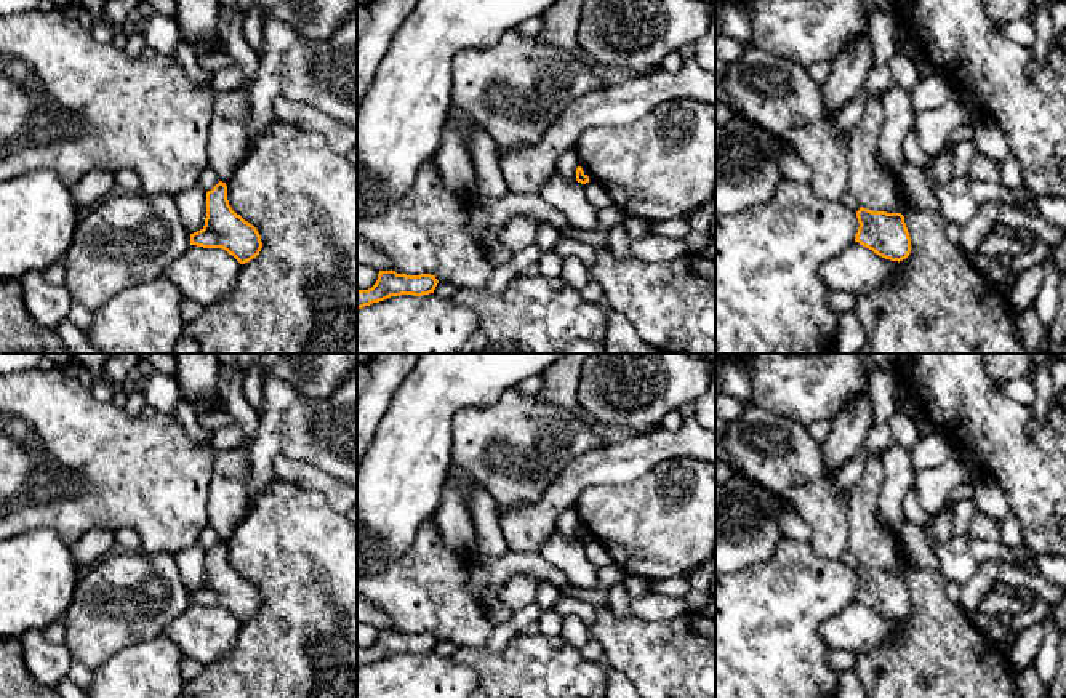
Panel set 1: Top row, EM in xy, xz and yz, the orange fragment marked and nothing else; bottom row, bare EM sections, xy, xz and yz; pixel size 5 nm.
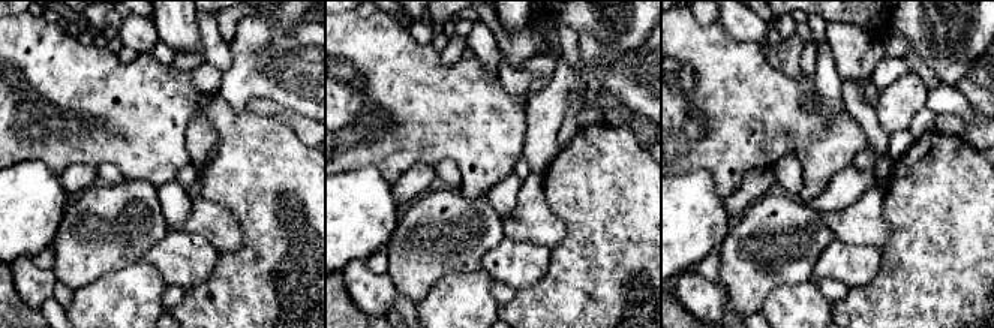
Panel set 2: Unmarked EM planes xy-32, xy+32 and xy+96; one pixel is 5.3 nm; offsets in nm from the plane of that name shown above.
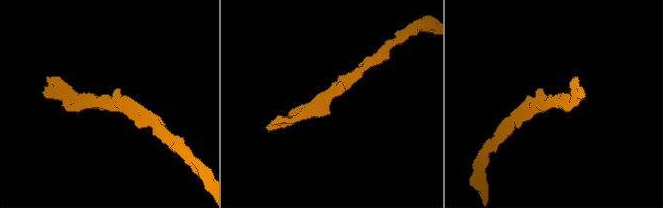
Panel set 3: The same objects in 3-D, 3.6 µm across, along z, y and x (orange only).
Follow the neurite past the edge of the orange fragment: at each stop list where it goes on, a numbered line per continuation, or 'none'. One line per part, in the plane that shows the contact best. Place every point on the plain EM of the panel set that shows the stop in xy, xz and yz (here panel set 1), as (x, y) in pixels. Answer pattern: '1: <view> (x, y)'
none

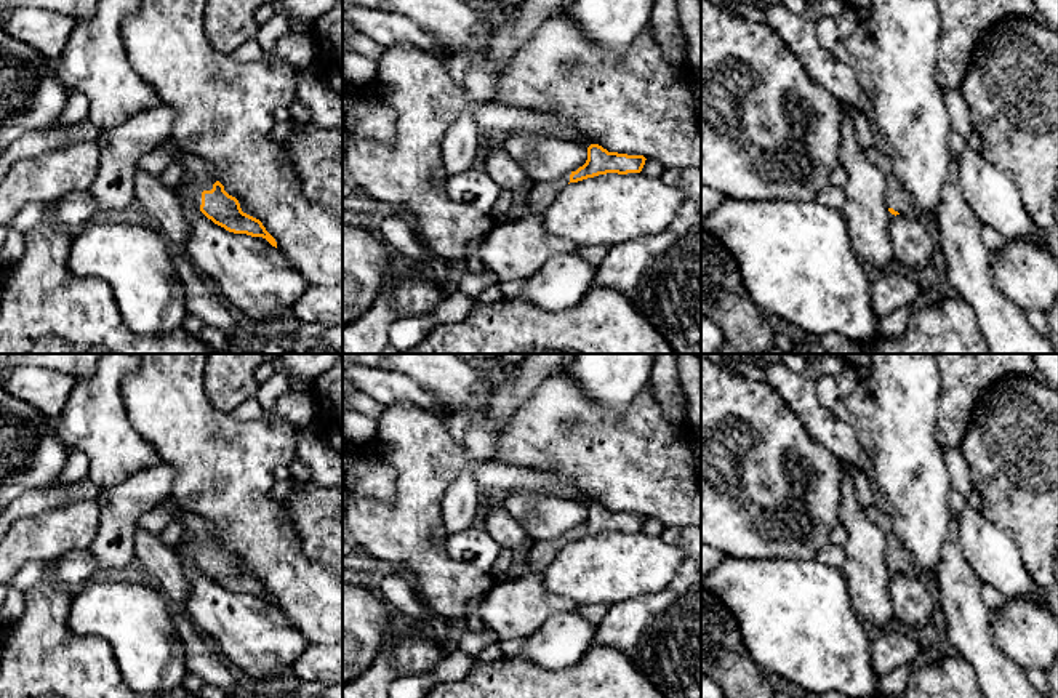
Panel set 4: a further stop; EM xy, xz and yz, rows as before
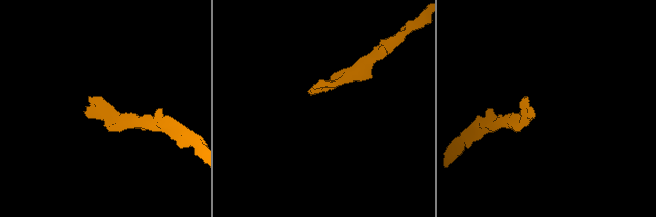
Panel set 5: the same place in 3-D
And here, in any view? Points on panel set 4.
1: xy (197, 529)

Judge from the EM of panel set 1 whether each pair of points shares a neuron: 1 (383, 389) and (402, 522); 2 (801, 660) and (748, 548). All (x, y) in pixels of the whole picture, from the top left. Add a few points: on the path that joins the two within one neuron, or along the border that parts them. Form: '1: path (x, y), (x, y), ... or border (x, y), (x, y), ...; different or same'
1: border (407, 377), (392, 397), (373, 437); different
2: border (783, 538), (769, 557), (732, 573); different

